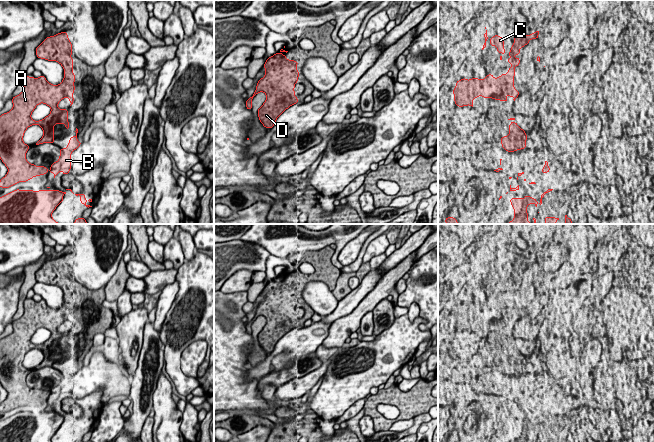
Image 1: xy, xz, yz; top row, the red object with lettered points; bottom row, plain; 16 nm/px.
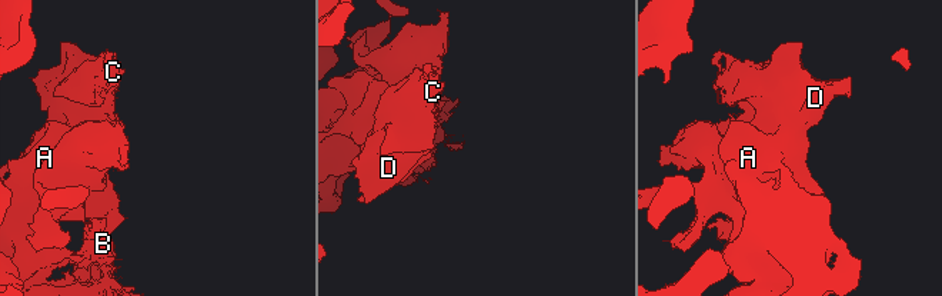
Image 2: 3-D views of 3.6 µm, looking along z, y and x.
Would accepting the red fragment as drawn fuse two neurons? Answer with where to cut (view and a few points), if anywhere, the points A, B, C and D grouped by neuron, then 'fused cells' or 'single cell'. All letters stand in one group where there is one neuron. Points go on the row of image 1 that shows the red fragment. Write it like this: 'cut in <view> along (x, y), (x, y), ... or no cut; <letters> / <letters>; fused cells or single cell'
no cut; A B C D; single cell

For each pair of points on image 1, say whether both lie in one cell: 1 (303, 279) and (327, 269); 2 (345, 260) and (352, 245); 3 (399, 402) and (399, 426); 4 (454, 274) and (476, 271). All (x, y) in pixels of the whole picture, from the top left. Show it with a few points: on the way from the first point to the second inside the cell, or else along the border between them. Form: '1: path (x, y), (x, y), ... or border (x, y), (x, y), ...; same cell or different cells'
1: path (309, 277), (321, 273); same cell
2: path (347, 256), (352, 249); same cell
3: border (412, 417), (406, 420), (397, 420), (388, 429); different cells
4: path (459, 279), (468, 279), (471, 276); same cell

